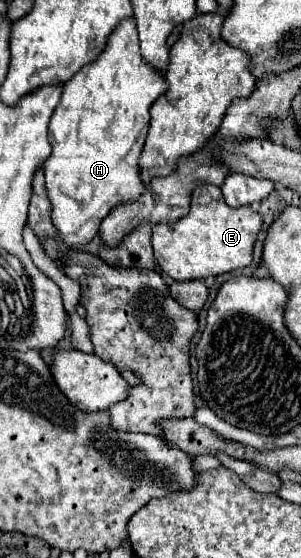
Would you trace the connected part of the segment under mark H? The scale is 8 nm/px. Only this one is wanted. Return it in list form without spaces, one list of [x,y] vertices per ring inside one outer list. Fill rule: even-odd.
[[[134,18],[124,20],[118,28],[114,28],[102,56],[98,56],[92,66],[82,68],[82,72],[78,72],[74,80],[68,80],[64,84],[62,100],[56,106],[54,116],[50,118],[48,140],[52,152],[44,162],[46,190],[52,204],[50,218],[54,228],[58,230],[58,236],[62,238],[62,242],[54,242],[48,238],[42,240],[44,254],[50,260],[58,262],[64,250],[78,250],[92,242],[92,238],[98,234],[100,222],[110,214],[112,208],[134,202],[144,194],[146,188],[140,180],[138,158],[150,128],[150,106],[156,102],[158,96],[162,96],[162,92],[166,92],[166,78],[146,66],[146,62],[142,60]]]

